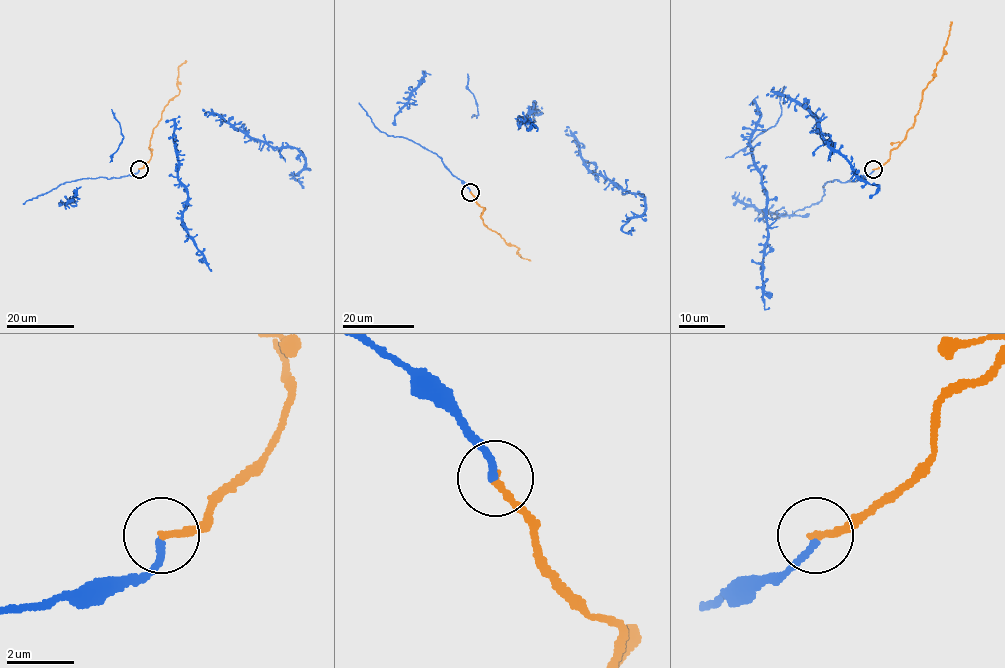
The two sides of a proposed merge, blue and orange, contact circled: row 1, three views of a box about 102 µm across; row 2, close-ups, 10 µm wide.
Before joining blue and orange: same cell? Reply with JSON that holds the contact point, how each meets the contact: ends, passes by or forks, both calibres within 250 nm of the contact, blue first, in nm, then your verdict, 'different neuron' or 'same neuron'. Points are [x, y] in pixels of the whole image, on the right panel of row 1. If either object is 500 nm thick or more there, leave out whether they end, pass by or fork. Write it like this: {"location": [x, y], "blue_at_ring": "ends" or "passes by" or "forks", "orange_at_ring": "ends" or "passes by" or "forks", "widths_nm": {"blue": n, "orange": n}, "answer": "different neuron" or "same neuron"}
{"location": [873, 169], "blue_at_ring": "ends", "orange_at_ring": "ends", "widths_nm": {"blue": 200, "orange": 190}, "answer": "same neuron"}

